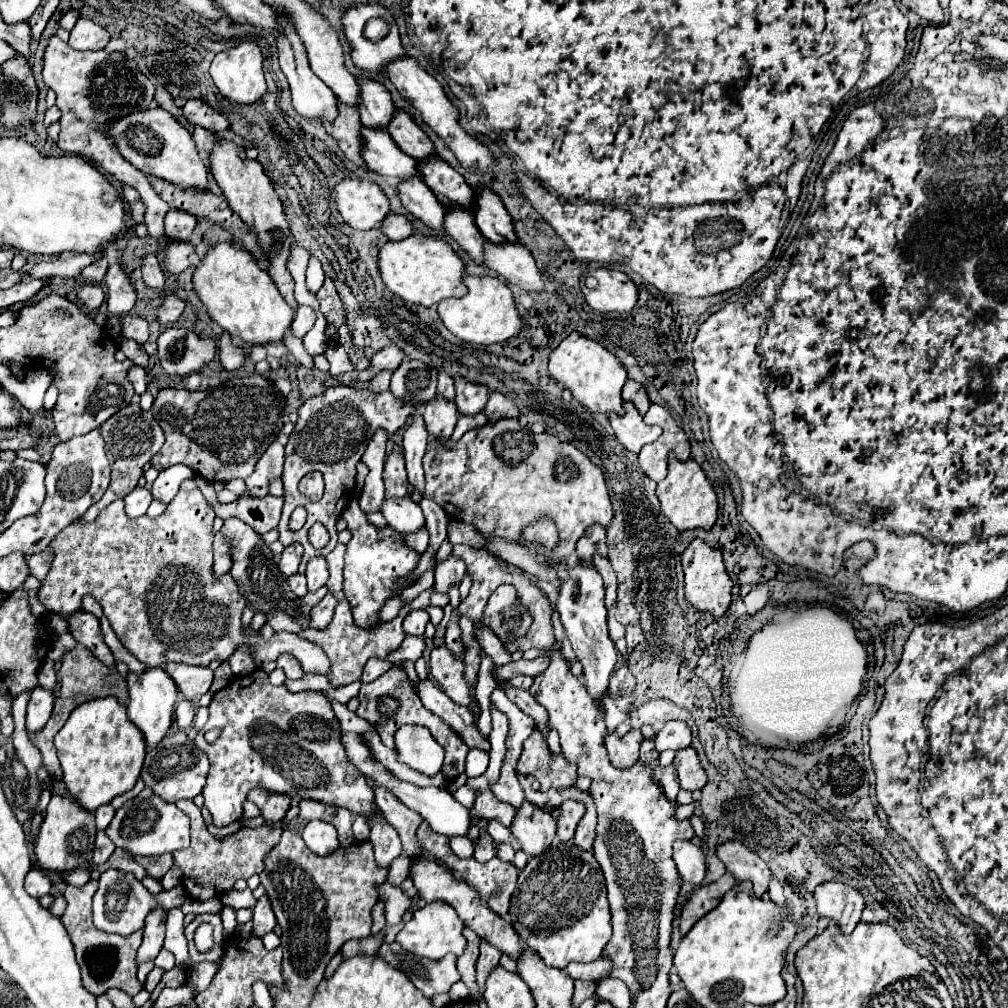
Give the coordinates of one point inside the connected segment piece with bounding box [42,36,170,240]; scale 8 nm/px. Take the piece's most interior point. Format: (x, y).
(94, 87)

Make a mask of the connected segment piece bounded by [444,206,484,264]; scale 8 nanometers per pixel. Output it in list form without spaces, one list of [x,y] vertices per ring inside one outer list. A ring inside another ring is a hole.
[[[450,206],[450,208],[446,208],[444,228],[446,228],[446,234],[452,236],[462,246],[462,250],[468,252],[468,256],[472,260],[476,260],[476,262],[482,264],[484,236],[476,228],[470,210],[466,210],[462,206]]]

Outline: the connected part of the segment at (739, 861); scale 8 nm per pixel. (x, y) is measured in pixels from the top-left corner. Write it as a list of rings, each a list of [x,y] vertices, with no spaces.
[[[728,840],[716,846],[716,854],[726,864],[726,870],[736,880],[752,880],[754,892],[758,892],[758,896],[766,894],[768,880],[770,880],[770,868],[750,848],[746,848],[744,844],[736,840]]]

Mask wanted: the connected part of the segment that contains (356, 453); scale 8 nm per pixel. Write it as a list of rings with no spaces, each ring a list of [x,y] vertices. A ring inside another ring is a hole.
[[[332,386],[326,392],[322,392],[320,396],[314,396],[300,406],[296,428],[290,434],[290,440],[286,444],[286,462],[284,462],[284,472],[282,472],[284,510],[282,510],[282,518],[280,518],[280,524],[278,524],[280,542],[284,546],[288,546],[292,542],[300,542],[304,546],[304,556],[302,556],[302,564],[300,564],[298,572],[304,572],[308,560],[318,556],[318,550],[314,550],[308,544],[308,528],[314,522],[324,524],[328,534],[330,534],[330,542],[322,550],[322,556],[326,556],[328,552],[334,550],[336,538],[338,538],[336,536],[336,520],[344,512],[344,508],[348,506],[348,502],[354,494],[356,464],[360,462],[368,442],[372,440],[372,436],[376,434],[378,428],[384,428],[388,434],[392,434],[406,424],[408,416],[414,412],[414,408],[410,404],[412,404],[410,400],[396,398],[390,390],[372,392],[370,388]],[[314,470],[322,472],[322,476],[324,476],[324,484],[326,484],[324,496],[318,504],[298,504],[298,498],[296,498],[298,482],[300,482],[302,476],[306,476],[308,472],[314,472]],[[296,506],[306,506],[308,520],[306,520],[302,530],[292,532],[288,528],[288,520],[290,520],[290,514]],[[290,534],[292,534],[292,538],[290,538]]]

